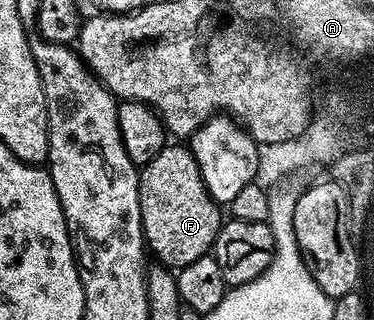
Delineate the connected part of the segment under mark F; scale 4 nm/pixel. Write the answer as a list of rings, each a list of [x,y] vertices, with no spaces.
[[[167,144],[148,164],[141,166],[138,174],[145,248],[152,257],[154,252],[159,266],[171,271],[188,267],[188,263],[196,263],[196,259],[207,256],[224,224],[223,210],[217,201],[212,200],[202,182],[193,153],[189,148],[182,146],[181,149],[178,145],[181,144]]]

